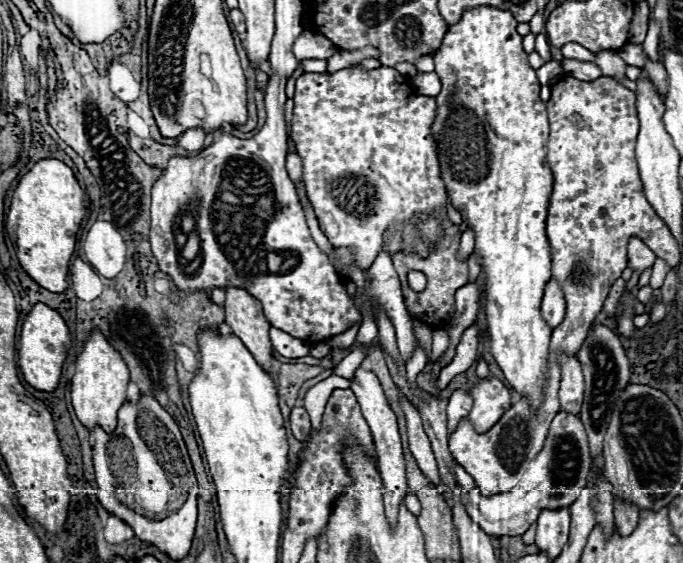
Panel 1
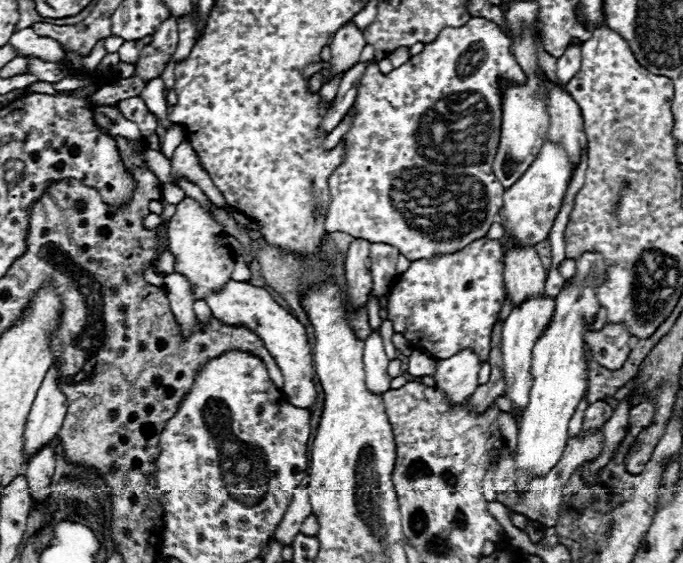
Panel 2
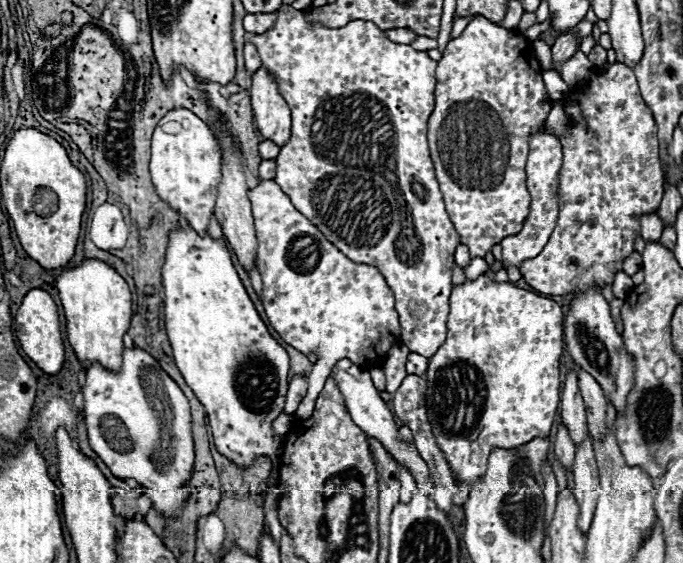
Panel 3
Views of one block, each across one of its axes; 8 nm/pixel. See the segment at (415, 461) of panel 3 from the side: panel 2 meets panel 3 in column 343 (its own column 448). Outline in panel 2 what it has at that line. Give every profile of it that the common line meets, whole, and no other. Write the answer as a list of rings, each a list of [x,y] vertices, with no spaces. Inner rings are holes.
[[[470,348],[460,350],[448,360],[438,360],[434,380],[452,398],[452,402],[464,402],[478,386],[478,370],[482,362]]]

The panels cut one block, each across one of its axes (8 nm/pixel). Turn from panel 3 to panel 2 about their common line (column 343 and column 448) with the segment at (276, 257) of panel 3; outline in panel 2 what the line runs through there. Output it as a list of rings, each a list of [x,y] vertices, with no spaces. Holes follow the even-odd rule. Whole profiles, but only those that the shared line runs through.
[[[488,236],[470,242],[464,250],[452,254],[438,254],[432,260],[410,262],[408,270],[398,274],[390,294],[388,294],[388,320],[394,332],[402,334],[412,348],[430,352],[436,360],[446,360],[458,354],[462,348],[472,348],[480,358],[488,360],[490,352],[490,332],[500,314],[502,302],[506,298],[506,284],[502,278],[502,246],[498,240]]]

